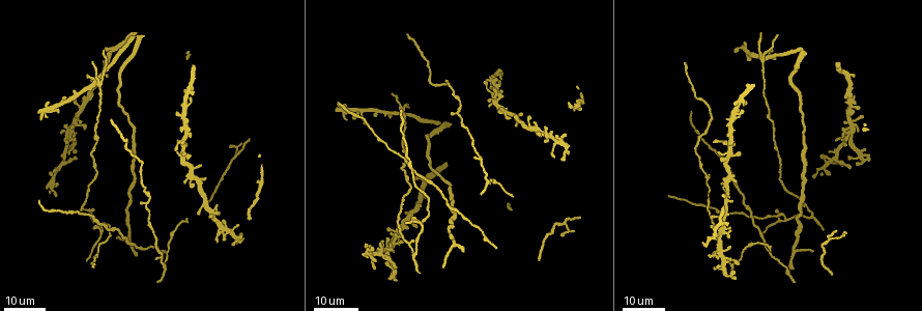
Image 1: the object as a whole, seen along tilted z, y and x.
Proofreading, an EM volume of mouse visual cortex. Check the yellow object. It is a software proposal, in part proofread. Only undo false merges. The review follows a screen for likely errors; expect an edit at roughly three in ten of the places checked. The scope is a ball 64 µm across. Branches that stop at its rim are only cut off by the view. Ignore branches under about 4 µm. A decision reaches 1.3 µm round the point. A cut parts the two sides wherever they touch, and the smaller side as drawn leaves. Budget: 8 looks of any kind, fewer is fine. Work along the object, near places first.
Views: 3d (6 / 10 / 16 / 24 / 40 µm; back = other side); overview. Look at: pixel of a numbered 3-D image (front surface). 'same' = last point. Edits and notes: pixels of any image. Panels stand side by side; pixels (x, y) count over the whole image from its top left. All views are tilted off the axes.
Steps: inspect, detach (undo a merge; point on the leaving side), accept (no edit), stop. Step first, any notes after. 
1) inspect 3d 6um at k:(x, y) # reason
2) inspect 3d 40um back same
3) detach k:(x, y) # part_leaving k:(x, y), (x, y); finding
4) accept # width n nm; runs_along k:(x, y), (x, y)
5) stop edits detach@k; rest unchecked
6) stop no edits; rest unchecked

inspect 3d 16um at 1:(763, 58) # three arms meet

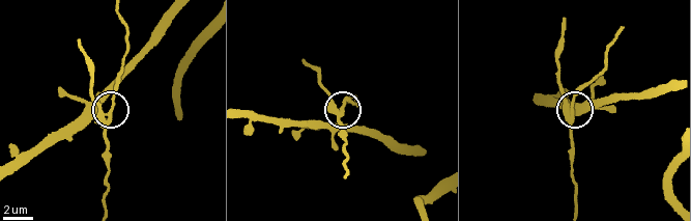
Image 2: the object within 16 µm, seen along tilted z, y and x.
inspect 3d 6um at 2:(108, 115)

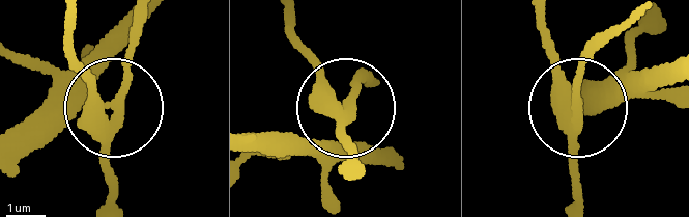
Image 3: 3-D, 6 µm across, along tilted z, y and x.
accept # side_arm 7 um; runs_along 3:(579, 201), (578, 98), (536, 10); continuous, no second cell

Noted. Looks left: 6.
inspect 3d 16um at 1:(708, 179) # calibre changes

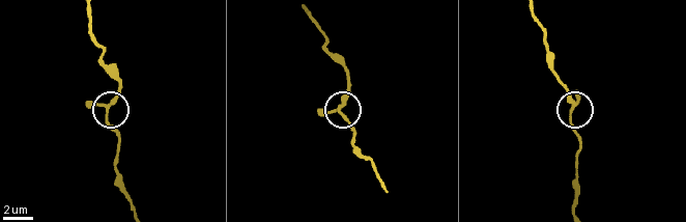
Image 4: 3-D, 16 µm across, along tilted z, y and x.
inspect 3d 6um at 4:(107, 108)

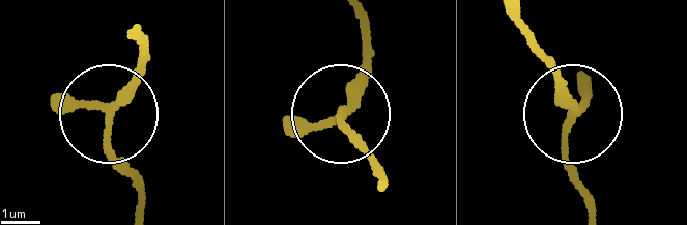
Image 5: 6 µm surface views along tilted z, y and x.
accept # runs_along 5:(377, 184), (385, 177), (377, 162), (338, 109), (368, 55); continuous, no second cell

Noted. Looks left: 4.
inspect 3d 24um at 1:(488, 91) # three-way junction

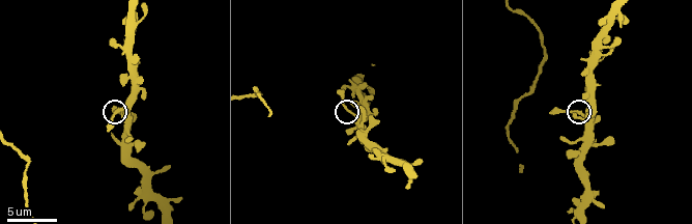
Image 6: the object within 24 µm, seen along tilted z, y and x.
inspect 3d 6um at 6:(348, 110) # zoom in

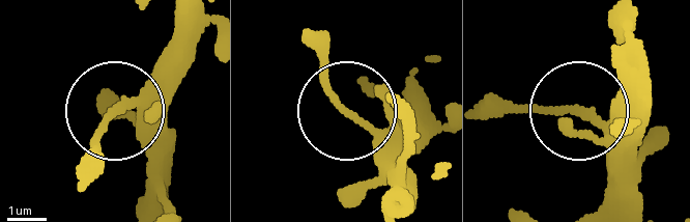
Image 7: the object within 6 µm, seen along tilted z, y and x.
accept # arms 3; all the same cell

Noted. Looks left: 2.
inspect 3d 24um at 1:(720, 255)

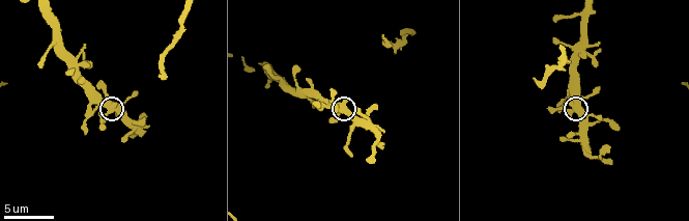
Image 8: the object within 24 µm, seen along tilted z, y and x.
inspect 3d 10um at 8:(113, 106) # closer look

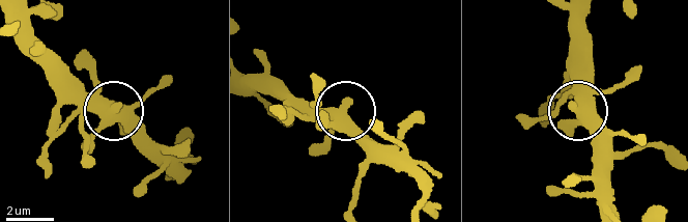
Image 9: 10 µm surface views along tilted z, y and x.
accept # arms 3; runs_along 9:(589, 11), (590, 89), (582, 112), (609, 158); all the same cell

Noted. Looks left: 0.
stop no edits; rest unchecked

